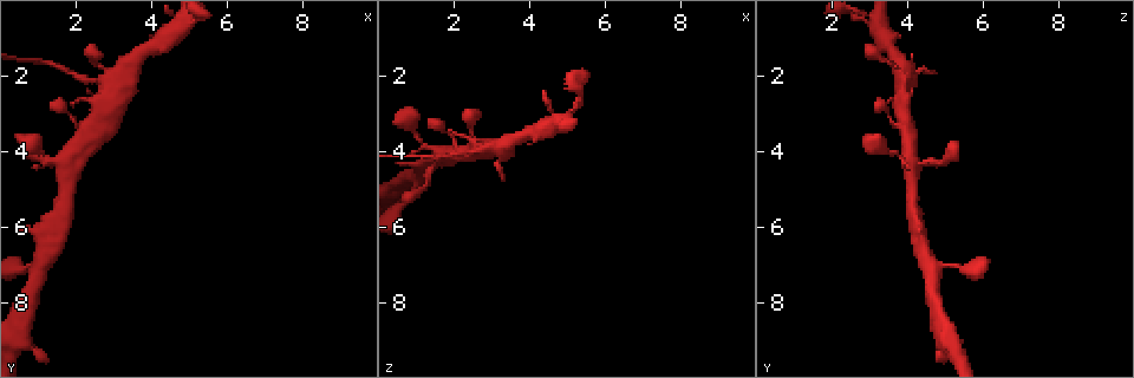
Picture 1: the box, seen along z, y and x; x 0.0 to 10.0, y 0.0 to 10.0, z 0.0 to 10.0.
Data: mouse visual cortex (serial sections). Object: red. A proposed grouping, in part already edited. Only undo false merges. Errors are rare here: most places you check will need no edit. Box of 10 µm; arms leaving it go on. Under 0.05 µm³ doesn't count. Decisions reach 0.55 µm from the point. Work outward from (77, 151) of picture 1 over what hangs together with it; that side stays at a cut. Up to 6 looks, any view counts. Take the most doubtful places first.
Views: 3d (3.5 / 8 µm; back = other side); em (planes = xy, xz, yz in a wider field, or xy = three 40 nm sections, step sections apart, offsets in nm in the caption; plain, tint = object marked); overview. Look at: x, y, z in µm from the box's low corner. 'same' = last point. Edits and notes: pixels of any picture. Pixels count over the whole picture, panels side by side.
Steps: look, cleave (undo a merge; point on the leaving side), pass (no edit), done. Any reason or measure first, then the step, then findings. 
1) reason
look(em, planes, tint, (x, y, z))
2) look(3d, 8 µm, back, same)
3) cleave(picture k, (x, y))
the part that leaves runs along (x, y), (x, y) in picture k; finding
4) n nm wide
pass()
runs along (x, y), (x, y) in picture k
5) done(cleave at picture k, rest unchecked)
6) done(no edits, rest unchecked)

arms run side by side
look(3d, 3.5 µm, (2.90, 2.60, 3.85))

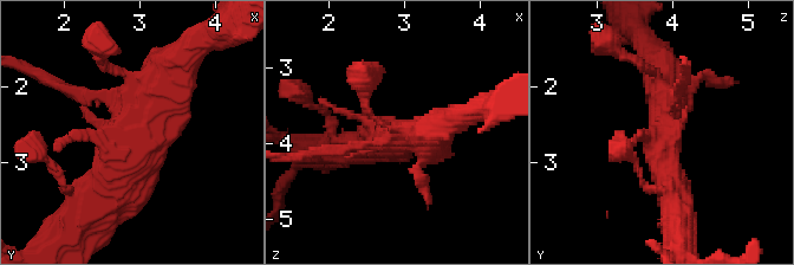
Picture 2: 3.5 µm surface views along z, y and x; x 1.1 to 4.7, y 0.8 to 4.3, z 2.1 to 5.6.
look(em, xy, step 2, tint, (3.00, 2.60, 3.90))

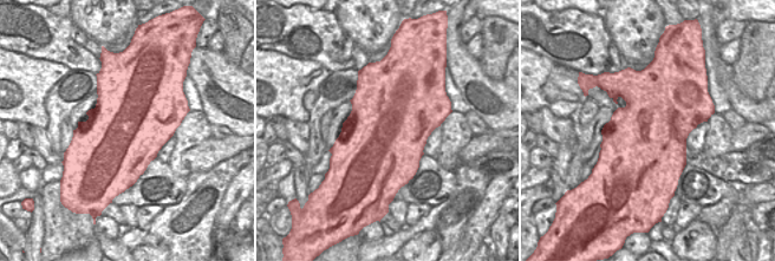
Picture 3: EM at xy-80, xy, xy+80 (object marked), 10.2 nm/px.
900 nm wide
pass()
runs along (99, 202), (173, 64) in picture 2; continuous, no second cell

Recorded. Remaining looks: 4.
three-way junction
look(3d, 8 µm, (4.95, 0.60, 3.20))

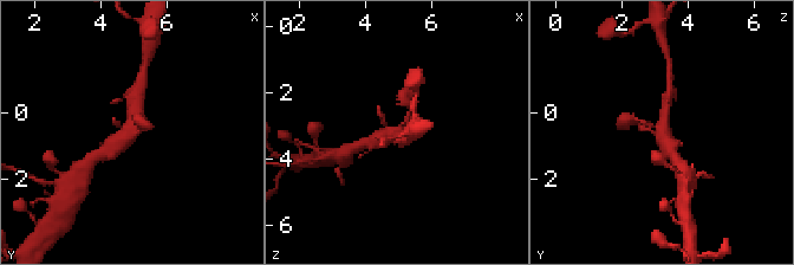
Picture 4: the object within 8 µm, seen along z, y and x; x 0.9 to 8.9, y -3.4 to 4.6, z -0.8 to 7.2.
look(3d, 3.5 µm, same)

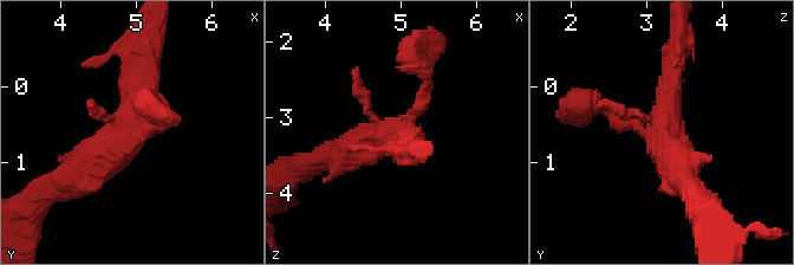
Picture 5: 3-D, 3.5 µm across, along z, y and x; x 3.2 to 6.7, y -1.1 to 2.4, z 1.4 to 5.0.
look(em, xy, step 2, tint, (4.90, 0.65, 3.15))

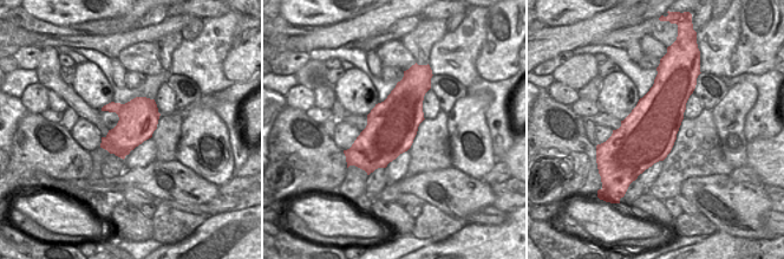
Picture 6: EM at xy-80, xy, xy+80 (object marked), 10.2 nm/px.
pass()
all the same cell

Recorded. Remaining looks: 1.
done(no edits, rest unchecked)

